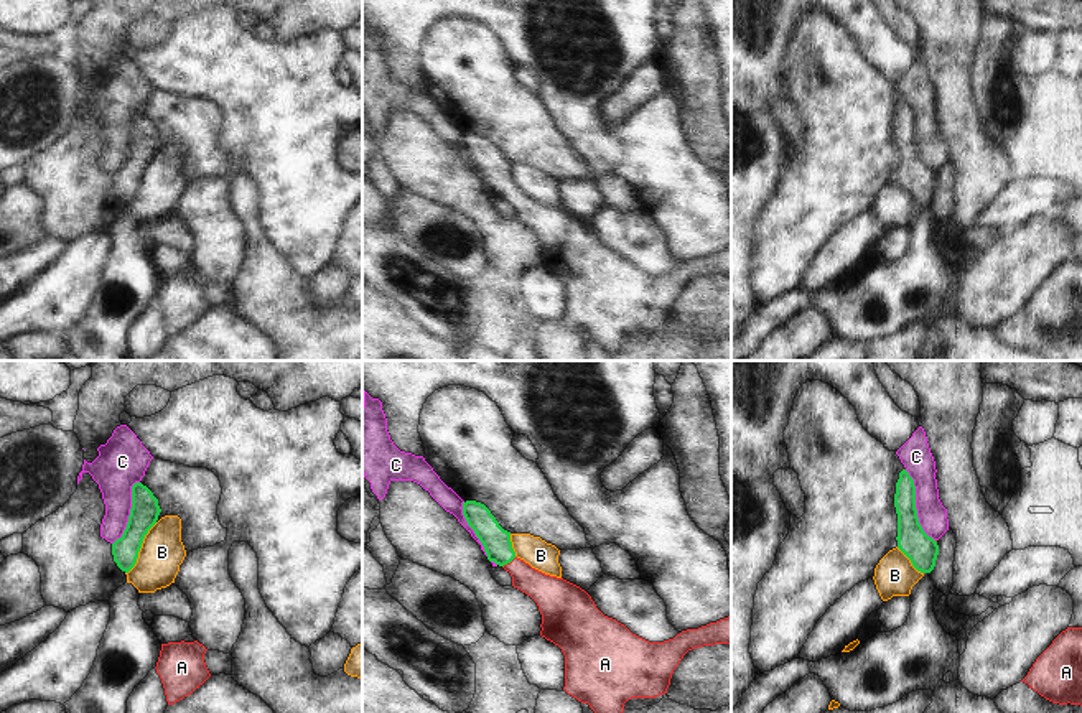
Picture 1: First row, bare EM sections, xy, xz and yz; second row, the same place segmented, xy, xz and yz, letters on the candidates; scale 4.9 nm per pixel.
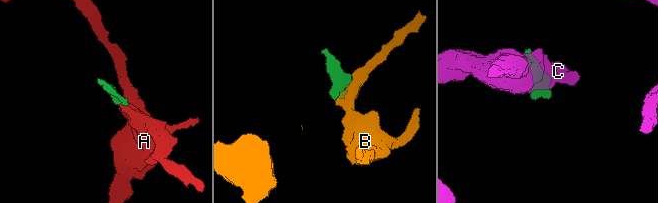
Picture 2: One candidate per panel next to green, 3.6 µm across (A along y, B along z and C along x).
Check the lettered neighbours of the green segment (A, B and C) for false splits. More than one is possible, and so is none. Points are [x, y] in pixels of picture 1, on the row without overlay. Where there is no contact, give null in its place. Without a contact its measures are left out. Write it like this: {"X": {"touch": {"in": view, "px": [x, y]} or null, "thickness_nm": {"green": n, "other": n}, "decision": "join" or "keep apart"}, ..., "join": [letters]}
{"A": {"touch": {"in": "xz", "px": [509, 193]}, "thickness_nm": {"green": 140, "other": 160}, "decision": "join"}, "B": {"touch": {"in": "xy", "px": [140, 178]}, "thickness_nm": {"green": 140, "other": 220}, "decision": "keep apart"}, "C": {"touch": {"in": "yz", "px": [914, 137]}, "thickness_nm": {"green": 150, "other": 150}, "decision": "keep apart"}, "join": ["A"]}

